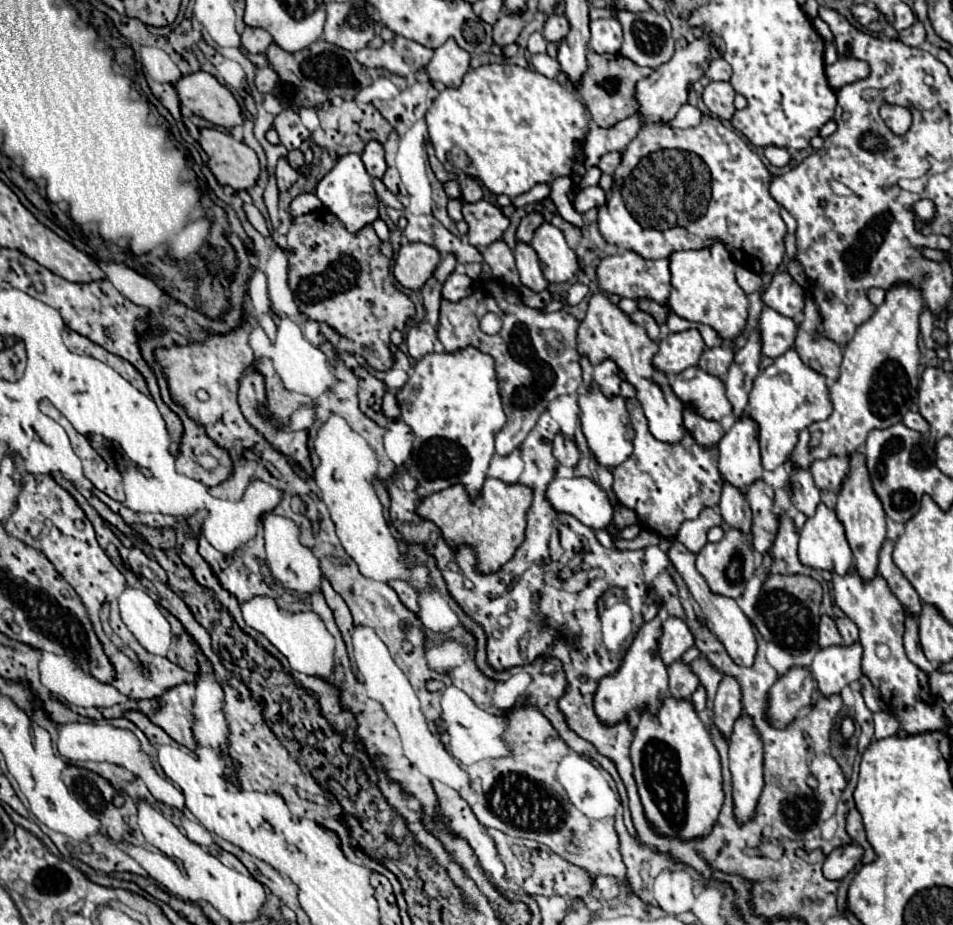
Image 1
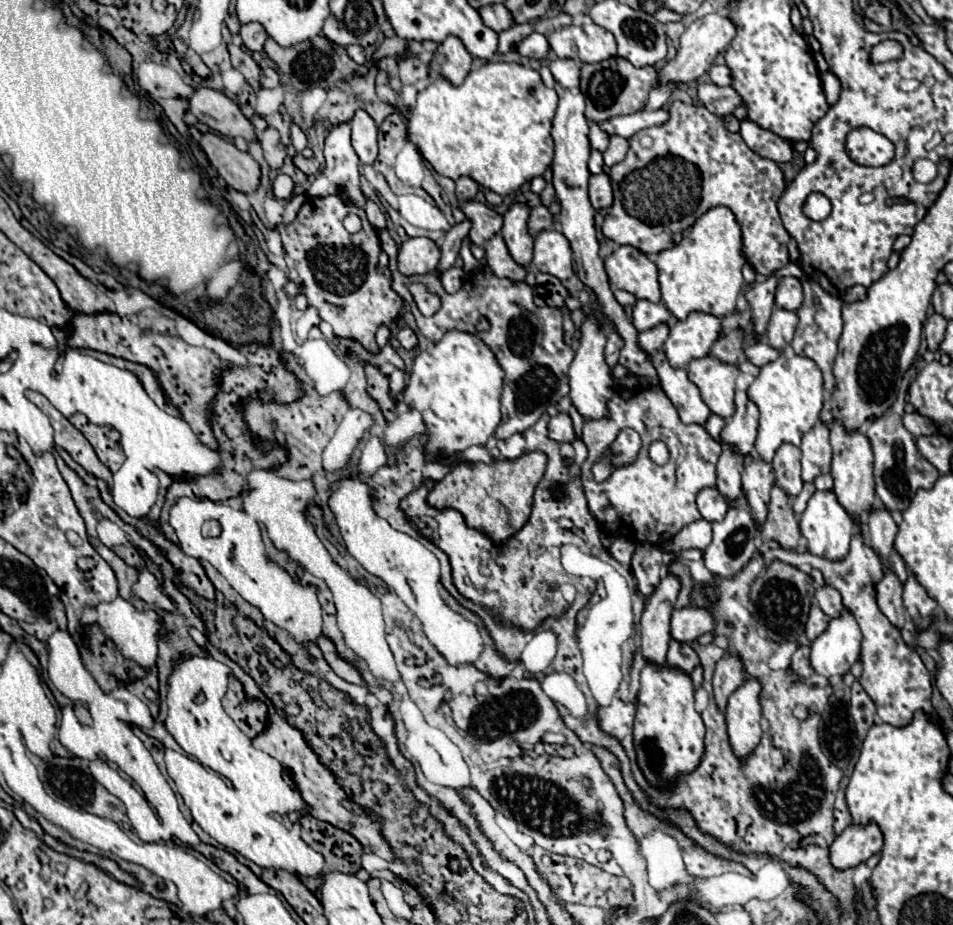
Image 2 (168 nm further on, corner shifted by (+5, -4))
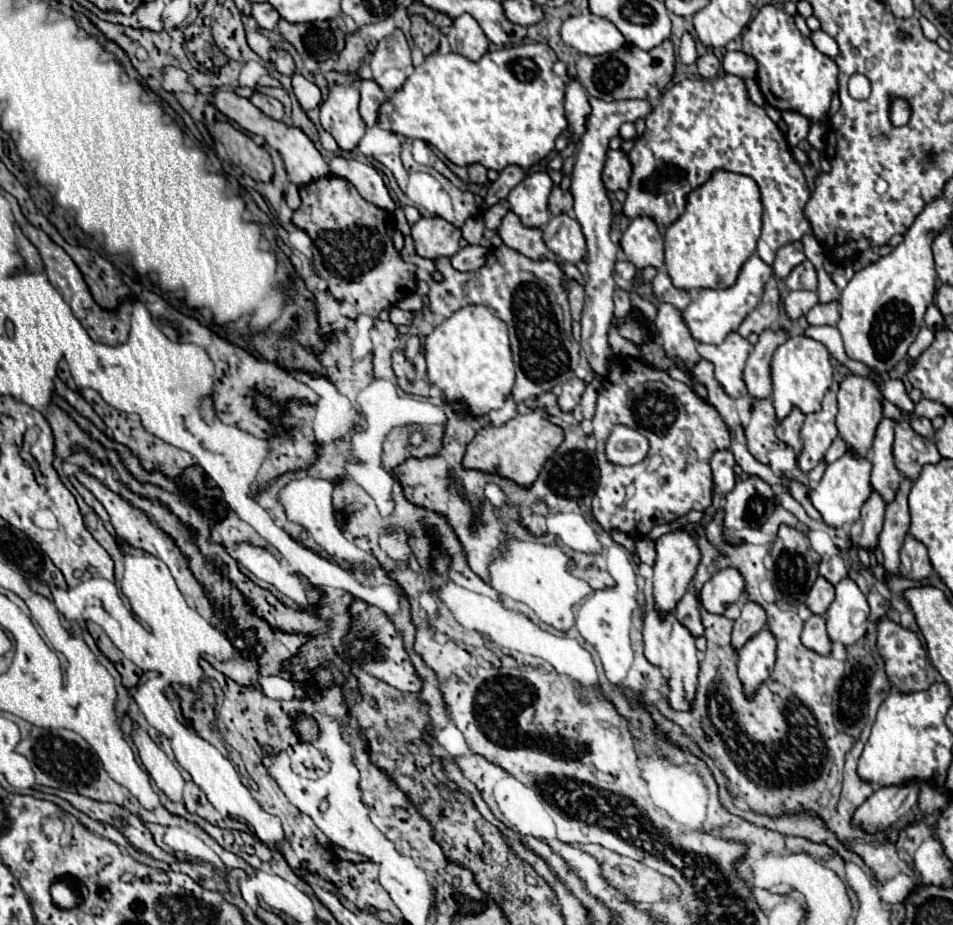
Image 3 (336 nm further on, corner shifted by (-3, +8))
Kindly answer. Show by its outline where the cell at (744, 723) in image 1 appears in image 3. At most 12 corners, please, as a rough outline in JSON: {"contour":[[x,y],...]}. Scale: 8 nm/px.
{"contour":[[763,628],[739,650],[739,678],[753,694],[775,666],[775,636]]}

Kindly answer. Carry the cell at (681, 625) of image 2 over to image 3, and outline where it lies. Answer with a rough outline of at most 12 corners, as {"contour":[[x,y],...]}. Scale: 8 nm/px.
{"contour":[[737,568],[719,570],[699,592],[701,606],[723,614],[741,600],[745,578]]}

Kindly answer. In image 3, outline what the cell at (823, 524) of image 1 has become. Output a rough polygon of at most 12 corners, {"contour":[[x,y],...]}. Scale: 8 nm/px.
{"contour":[[851,448],[809,494],[825,524],[857,520],[871,462]]}

